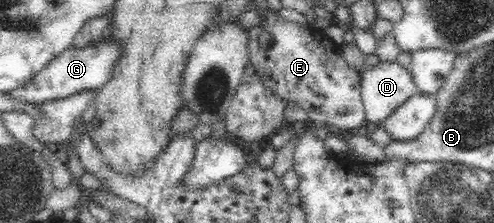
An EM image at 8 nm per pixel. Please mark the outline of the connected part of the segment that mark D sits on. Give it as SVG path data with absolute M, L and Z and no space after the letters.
M380 62L374 67L364 68L361 72L361 86L359 87L367 127L382 126L387 118L394 113L409 97L417 93L408 68L398 62Z

